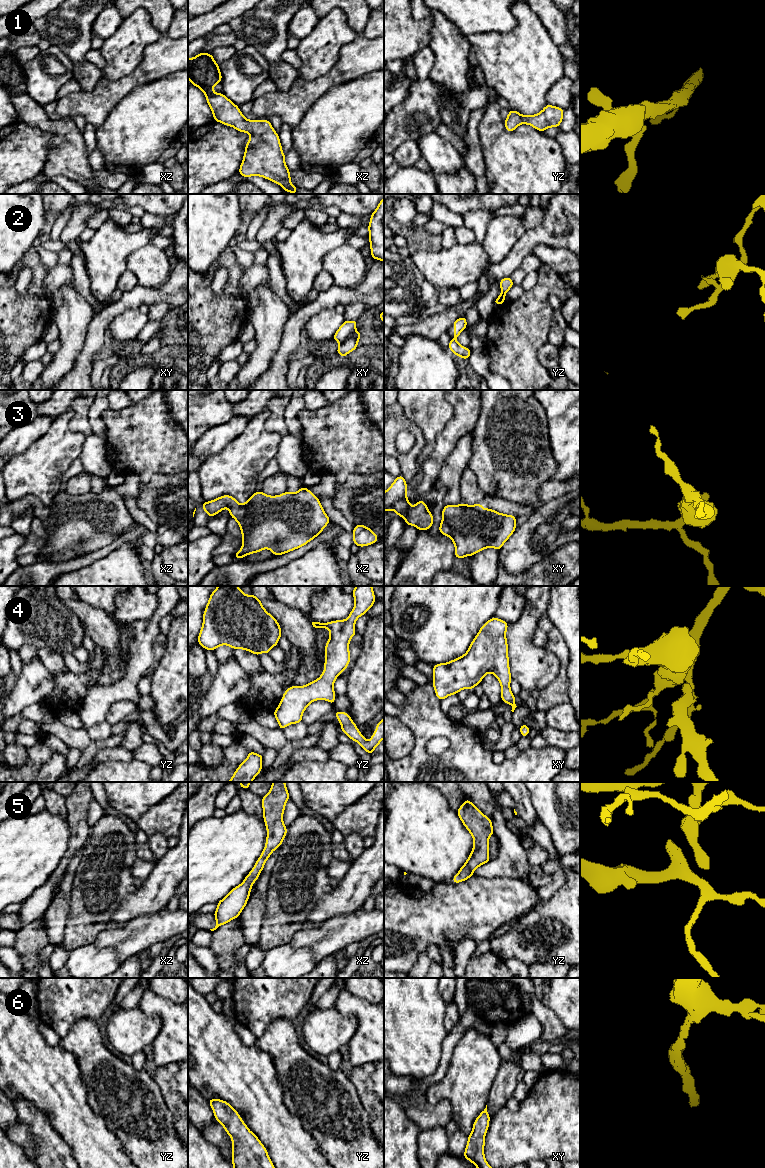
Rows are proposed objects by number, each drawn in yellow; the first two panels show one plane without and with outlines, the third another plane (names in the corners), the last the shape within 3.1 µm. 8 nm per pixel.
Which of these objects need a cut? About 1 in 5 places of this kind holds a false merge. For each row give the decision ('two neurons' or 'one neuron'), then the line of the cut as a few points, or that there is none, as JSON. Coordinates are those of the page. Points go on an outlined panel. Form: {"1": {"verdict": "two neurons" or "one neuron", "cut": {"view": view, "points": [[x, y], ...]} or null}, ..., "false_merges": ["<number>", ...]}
{"1": {"verdict": "one neuron", "cut": null}, "2": {"verdict": "two neurons", "cut": {"view": "xy", "points": [[351, 333], [340, 343]]}}, "3": {"verdict": "one neuron", "cut": null}, "4": {"verdict": "one neuron", "cut": null}, "5": {"verdict": "one neuron", "cut": null}, "6": {"verdict": "one neuron", "cut": null}, "false_merges": ["2"]}

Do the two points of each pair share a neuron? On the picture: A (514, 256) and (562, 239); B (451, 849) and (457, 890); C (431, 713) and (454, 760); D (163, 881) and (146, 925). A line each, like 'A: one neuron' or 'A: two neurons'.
A: one neuron
B: two neurons
C: one neuron
D: two neurons

